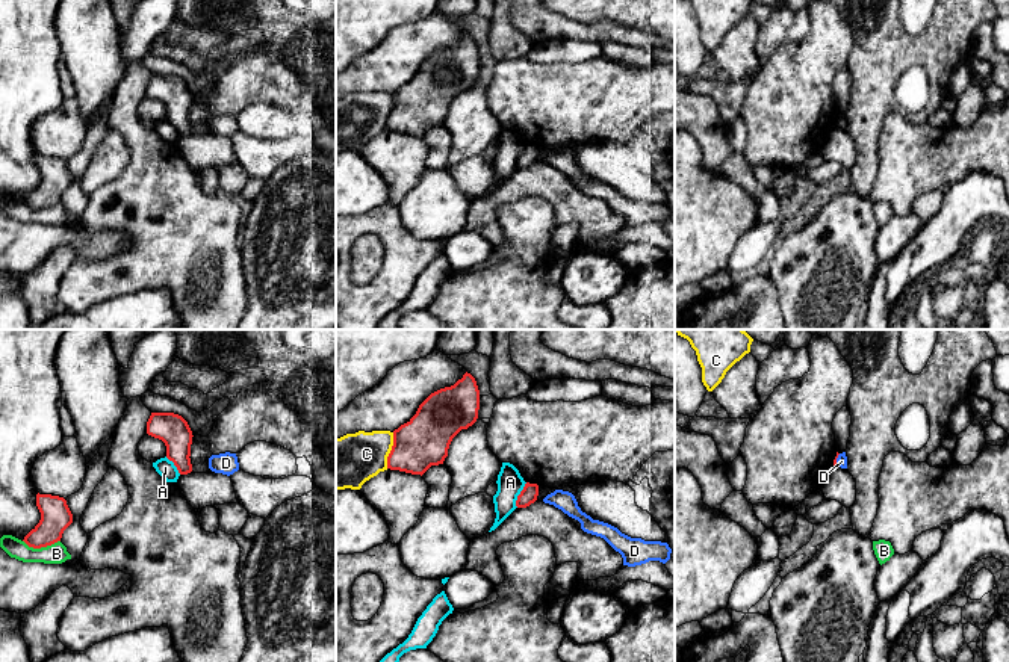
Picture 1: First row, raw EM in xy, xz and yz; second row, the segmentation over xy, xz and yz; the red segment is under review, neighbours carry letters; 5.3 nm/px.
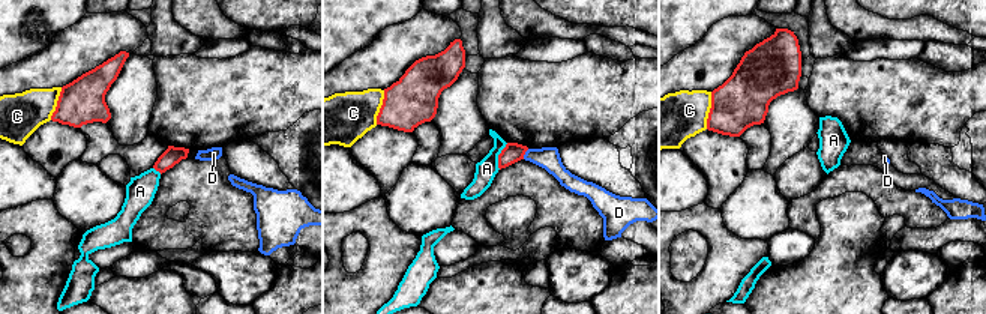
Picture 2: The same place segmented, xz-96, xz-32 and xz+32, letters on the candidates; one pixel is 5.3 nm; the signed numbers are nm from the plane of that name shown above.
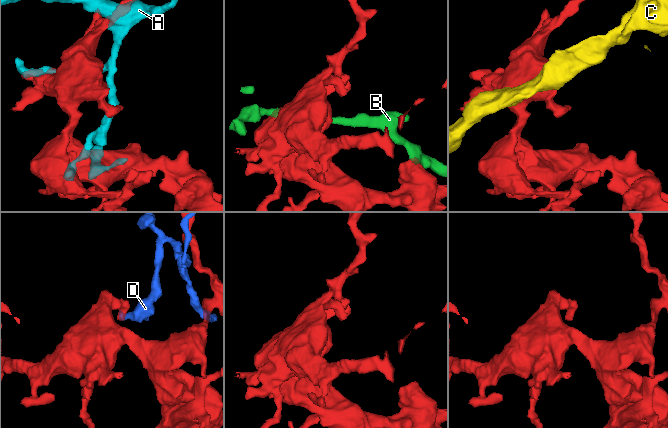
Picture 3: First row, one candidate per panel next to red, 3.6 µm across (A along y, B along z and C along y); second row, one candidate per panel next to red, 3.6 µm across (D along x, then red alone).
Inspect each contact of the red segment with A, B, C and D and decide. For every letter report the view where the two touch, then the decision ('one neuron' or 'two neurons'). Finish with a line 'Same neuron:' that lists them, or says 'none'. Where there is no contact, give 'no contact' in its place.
A: meets red in xz; two neurons
B: meets red in xy; two neurons
C: meets red in xz; two neurons
D: meets red in yz; two neurons
Same neuron: none

